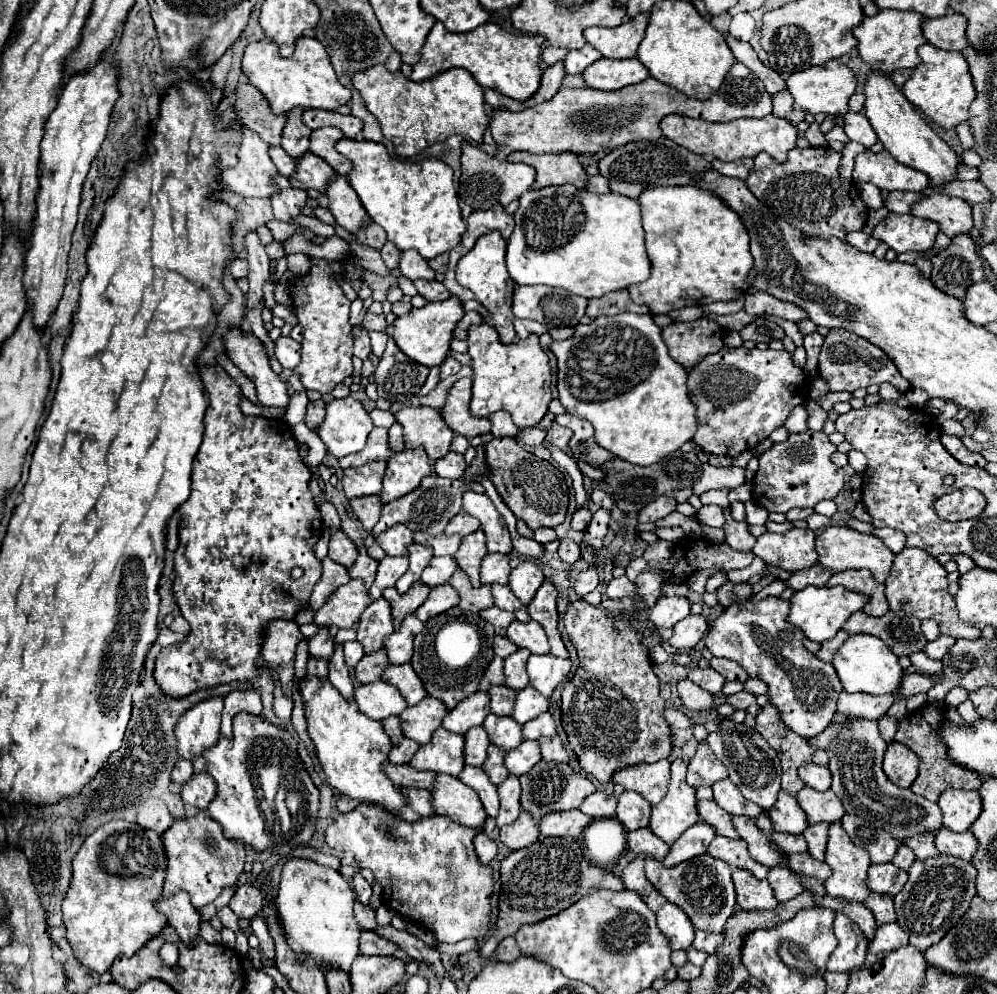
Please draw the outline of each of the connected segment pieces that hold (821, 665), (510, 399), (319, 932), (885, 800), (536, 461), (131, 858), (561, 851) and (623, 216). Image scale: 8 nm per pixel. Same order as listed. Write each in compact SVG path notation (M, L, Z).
M767 596L757 604L751 604L749 600L731 604L711 624L705 636L705 646L713 656L721 656L743 666L751 678L761 678L769 686L767 698L779 710L783 724L809 740L833 722L837 698L843 688L835 668L803 648L803 632L785 620L787 612L789 604L775 596Z
M489 324L471 326L467 330L467 344L473 368L473 390L469 412L473 416L485 418L497 410L505 410L511 414L515 426L519 430L533 428L547 414L547 406L551 402L551 368L545 350L539 346L539 336L531 334L525 340L515 344L501 344L497 338L497 330Z
M289 858L283 864L275 906L287 942L297 956L311 956L319 968L329 962L349 972L355 956L359 956L361 936L361 930L353 918L353 904L353 890L337 870L319 866L305 858Z
M849 718L849 724L837 730L837 736L831 740L827 748L829 752L827 768L831 770L833 776L831 790L841 800L845 812L875 822L877 826L885 828L891 836L899 840L911 838L927 830L939 830L943 824L941 810L937 804L913 794L911 790L899 788L887 780L881 768L885 750L887 742L883 740L877 722L873 720Z
M493 438L483 448L487 468L491 468L491 482L495 484L503 502L519 520L523 520L531 530L555 528L563 524L569 490L559 468L521 448L515 438Z
M113 820L99 826L83 842L81 850L73 858L73 880L61 904L67 942L71 944L75 958L83 966L103 974L111 968L113 960L119 954L133 956L137 950L145 946L149 938L157 936L167 926L167 918L163 918L163 914L159 914L153 906L153 902L161 896L165 870L167 870L167 862L165 862L165 850L159 834L153 830L145 830L137 824L125 820Z
M541 838L533 846L511 852L501 862L499 876L501 894L495 934L481 944L481 958L491 958L499 942L507 936L513 936L521 926L551 918L595 890L623 890L623 880L603 868L589 864L581 852L581 846L571 838Z
M573 184L529 190L527 194L523 194L519 198L519 208L515 212L515 230L513 230L513 234L507 242L507 270L509 270L511 278L515 280L515 284L545 284L545 286L555 286L555 288L569 290L569 292L573 292L577 296L583 296L583 298L599 298L607 292L621 290L621 288L627 288L631 284L637 284L637 282L643 282L643 280L649 278L651 266L649 266L649 258L647 258L647 252L645 252L643 238L645 238L645 232L643 232L643 226L641 226L641 208L639 208L637 200L623 198L621 194L613 194L613 192L593 194L593 192L587 192L583 188L575 188Z

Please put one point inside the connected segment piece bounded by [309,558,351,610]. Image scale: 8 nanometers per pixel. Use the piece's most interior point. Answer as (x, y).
(334, 575)

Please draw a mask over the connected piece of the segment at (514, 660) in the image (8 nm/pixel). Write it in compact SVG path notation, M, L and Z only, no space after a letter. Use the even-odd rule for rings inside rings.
M521 648L521 650L517 650L515 654L511 654L505 660L505 686L507 688L523 690L529 684L527 670L525 670L525 664L527 664L527 658L529 656L531 656L531 652Z

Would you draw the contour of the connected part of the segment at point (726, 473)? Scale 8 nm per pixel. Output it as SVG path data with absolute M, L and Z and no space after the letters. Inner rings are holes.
M703 464L703 476L701 480L693 486L693 494L703 494L711 488L737 488L746 482L745 470L737 466L729 468L713 468L711 464Z

